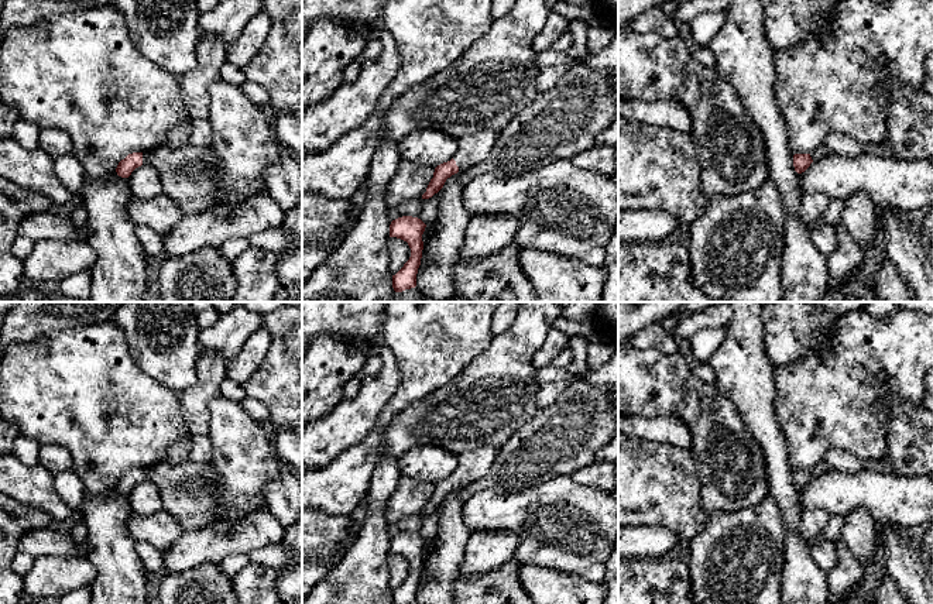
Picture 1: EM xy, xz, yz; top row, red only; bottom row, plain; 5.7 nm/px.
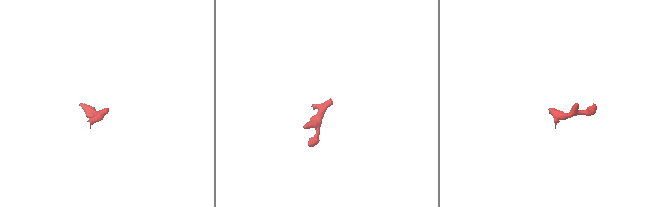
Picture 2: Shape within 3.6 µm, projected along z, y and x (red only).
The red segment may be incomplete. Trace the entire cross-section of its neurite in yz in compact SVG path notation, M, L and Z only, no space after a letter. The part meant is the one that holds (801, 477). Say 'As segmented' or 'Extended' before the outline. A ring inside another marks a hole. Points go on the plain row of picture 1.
As segmented. M795 470L793 471L793 483L797 490L805 488L810 480L813 478L810 470Z

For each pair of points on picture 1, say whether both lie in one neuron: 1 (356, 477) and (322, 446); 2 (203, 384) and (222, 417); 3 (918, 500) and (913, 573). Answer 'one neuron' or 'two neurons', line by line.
1: two neurons
2: two neurons
3: two neurons

